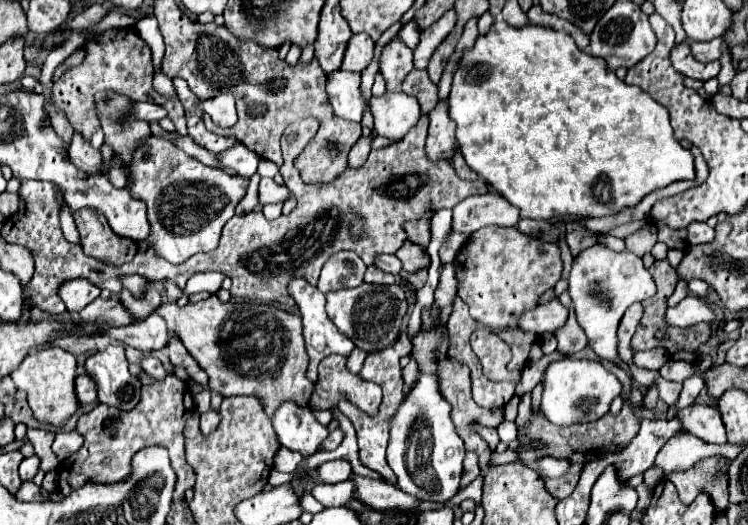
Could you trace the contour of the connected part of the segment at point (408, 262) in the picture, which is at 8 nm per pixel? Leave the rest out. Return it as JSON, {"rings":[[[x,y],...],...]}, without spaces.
{"rings":[[[408,240],[400,246],[396,256],[400,258],[400,262],[402,262],[406,272],[416,272],[416,270],[426,268],[430,264],[430,260],[426,258],[426,252],[422,252],[420,246],[416,246],[416,244],[408,242]]]}

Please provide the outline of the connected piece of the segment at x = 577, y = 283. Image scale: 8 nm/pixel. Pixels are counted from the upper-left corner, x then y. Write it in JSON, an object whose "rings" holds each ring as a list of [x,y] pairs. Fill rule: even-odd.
{"rings":[[[594,244],[586,248],[572,264],[572,272],[568,278],[568,292],[572,296],[572,304],[578,316],[578,324],[588,336],[588,344],[602,358],[620,368],[624,368],[622,358],[618,354],[618,324],[624,312],[634,302],[642,302],[656,294],[656,284],[650,272],[644,268],[640,256],[632,252],[612,252],[602,244]]]}

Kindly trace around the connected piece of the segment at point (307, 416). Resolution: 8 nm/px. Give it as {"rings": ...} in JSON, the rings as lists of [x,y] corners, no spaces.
{"rings":[[[284,402],[274,418],[272,418],[274,430],[278,434],[278,440],[284,448],[300,452],[304,458],[316,454],[322,450],[322,442],[330,434],[326,426],[322,426],[312,410],[300,408],[294,402]]]}

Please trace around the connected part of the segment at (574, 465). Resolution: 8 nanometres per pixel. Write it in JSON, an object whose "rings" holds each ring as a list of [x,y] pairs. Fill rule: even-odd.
{"rings":[[[526,393],[520,400],[520,406],[518,406],[518,418],[516,418],[516,426],[518,426],[518,440],[520,440],[520,446],[518,446],[518,462],[522,464],[528,464],[532,466],[532,470],[538,470],[536,462],[544,456],[552,456],[552,458],[564,458],[570,462],[570,470],[566,474],[562,474],[560,478],[556,480],[550,480],[550,478],[544,478],[544,484],[546,484],[546,490],[556,498],[556,500],[562,500],[566,496],[570,496],[574,492],[574,486],[578,484],[578,478],[580,478],[580,472],[582,472],[582,466],[586,466],[586,462],[590,460],[596,460],[600,458],[600,454],[604,452],[618,452],[618,450],[624,450],[630,440],[634,438],[634,434],[638,434],[638,414],[634,414],[634,404],[632,402],[624,402],[624,408],[618,416],[612,416],[610,412],[606,416],[602,416],[600,420],[596,422],[588,422],[588,424],[572,424],[572,426],[554,426],[552,422],[548,422],[548,418],[544,418],[542,412],[534,414],[532,412],[532,394]],[[532,442],[540,442],[542,448],[534,450],[530,448]]]}

